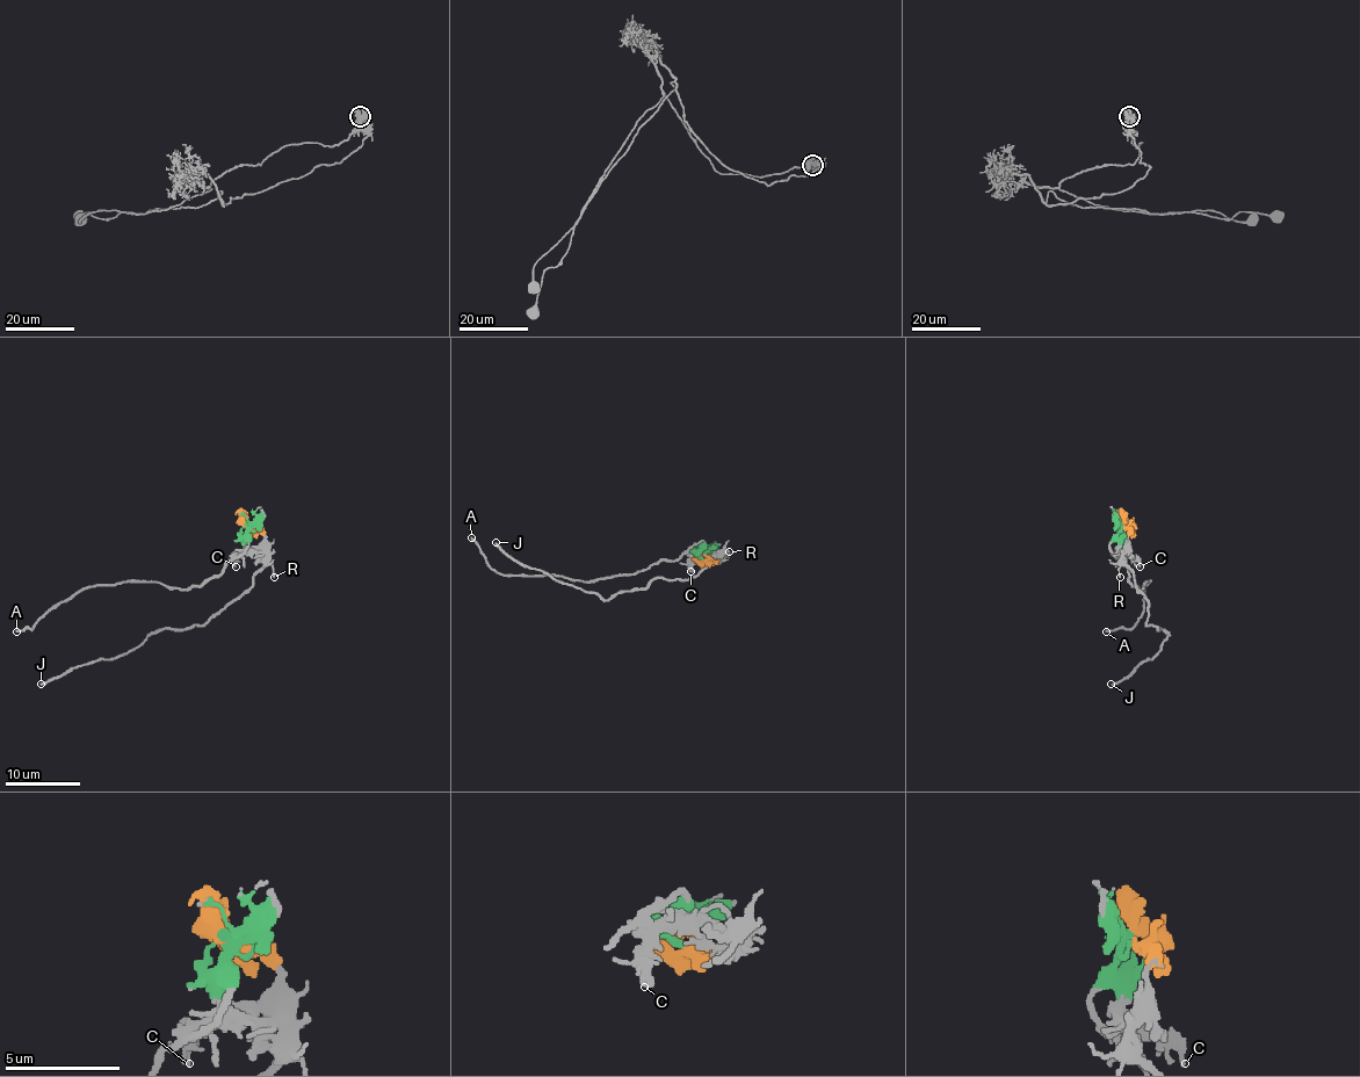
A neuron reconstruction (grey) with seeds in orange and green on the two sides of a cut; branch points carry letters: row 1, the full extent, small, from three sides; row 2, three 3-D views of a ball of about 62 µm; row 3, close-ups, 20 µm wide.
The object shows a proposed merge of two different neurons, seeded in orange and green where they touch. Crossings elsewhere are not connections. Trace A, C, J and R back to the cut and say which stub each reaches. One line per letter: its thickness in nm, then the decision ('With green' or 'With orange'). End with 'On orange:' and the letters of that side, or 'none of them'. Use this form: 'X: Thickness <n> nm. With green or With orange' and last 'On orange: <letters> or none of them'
A: Thickness 200 nm. With green
C: Thickness 200 nm. With green
J: Thickness 240 nm. With orange
R: Thickness 150 nm. With orange
On orange: J, R

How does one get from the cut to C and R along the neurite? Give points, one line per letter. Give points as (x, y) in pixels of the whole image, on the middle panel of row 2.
C: (701, 555), (697, 554), (689, 572)
R: (701, 555), (716, 561), (729, 551)

